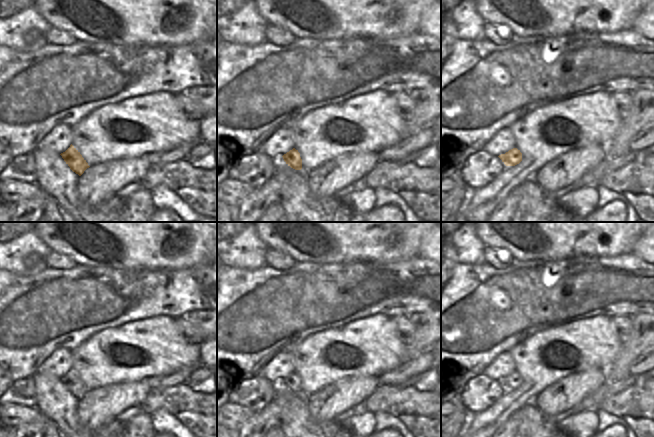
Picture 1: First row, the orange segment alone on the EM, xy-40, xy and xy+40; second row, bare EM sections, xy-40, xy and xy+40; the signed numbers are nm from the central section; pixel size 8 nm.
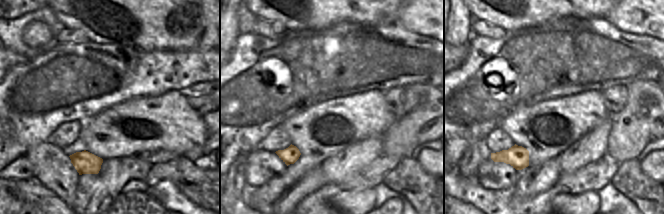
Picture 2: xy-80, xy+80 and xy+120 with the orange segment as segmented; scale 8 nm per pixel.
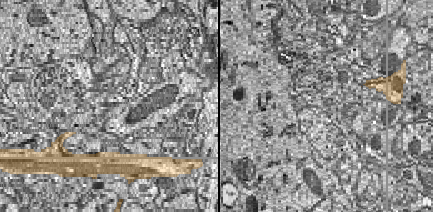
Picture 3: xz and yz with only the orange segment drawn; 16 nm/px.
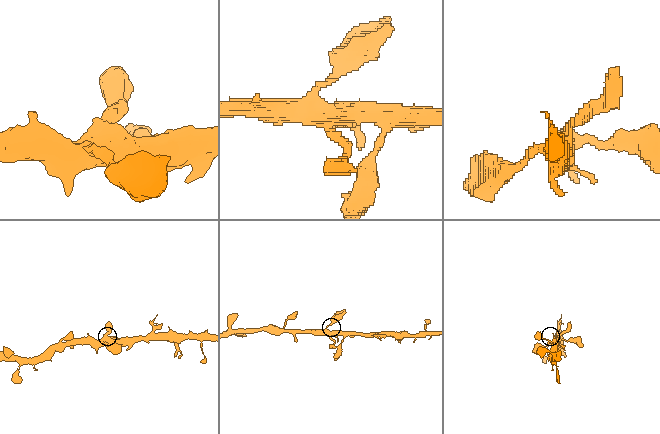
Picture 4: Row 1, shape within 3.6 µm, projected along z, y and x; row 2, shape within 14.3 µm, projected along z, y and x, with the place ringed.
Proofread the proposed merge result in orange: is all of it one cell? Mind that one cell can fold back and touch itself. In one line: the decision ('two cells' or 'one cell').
one cell

